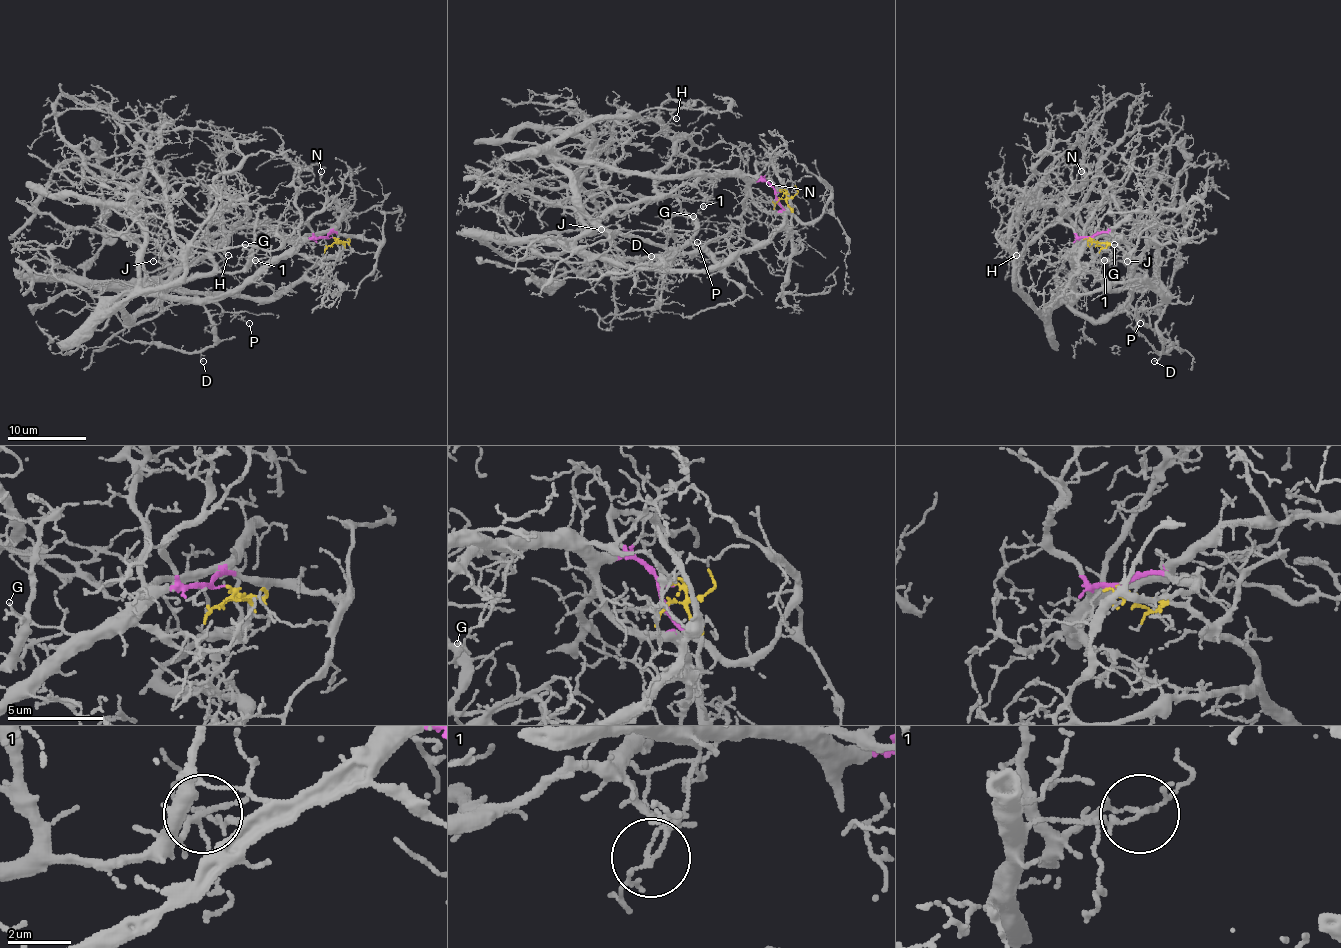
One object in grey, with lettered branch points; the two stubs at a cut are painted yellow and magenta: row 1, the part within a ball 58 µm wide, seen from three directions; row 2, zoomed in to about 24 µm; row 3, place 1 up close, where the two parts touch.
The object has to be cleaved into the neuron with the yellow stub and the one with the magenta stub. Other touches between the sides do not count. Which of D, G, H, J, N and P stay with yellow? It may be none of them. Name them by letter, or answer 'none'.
D, J

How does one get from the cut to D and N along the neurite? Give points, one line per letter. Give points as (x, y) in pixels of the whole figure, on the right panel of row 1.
D: (1090, 238), (1121, 248), (1143, 265), (1146, 279), (1166, 297), (1168, 295), (1156, 326), (1162, 344), (1154, 361)
N: (1090, 238), (1080, 238), (1064, 222), (1062, 208), (1074, 193), (1072, 183), (1082, 171)

